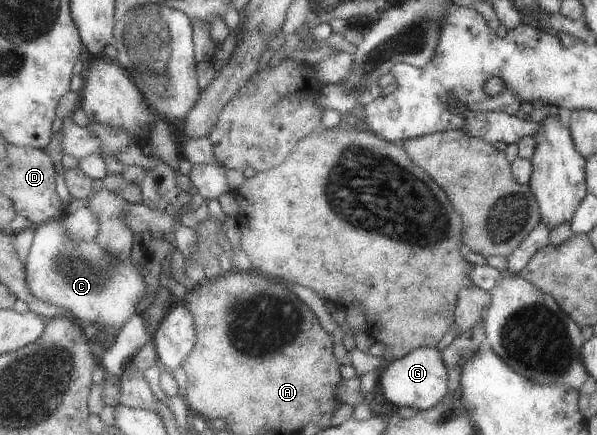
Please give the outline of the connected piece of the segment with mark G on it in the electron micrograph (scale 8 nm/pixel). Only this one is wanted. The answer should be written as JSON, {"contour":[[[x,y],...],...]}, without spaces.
{"contour":[[[426,345],[389,362],[387,367],[379,371],[377,382],[386,402],[398,407],[414,407],[421,411],[434,406],[446,394],[446,368],[436,347]]]}

